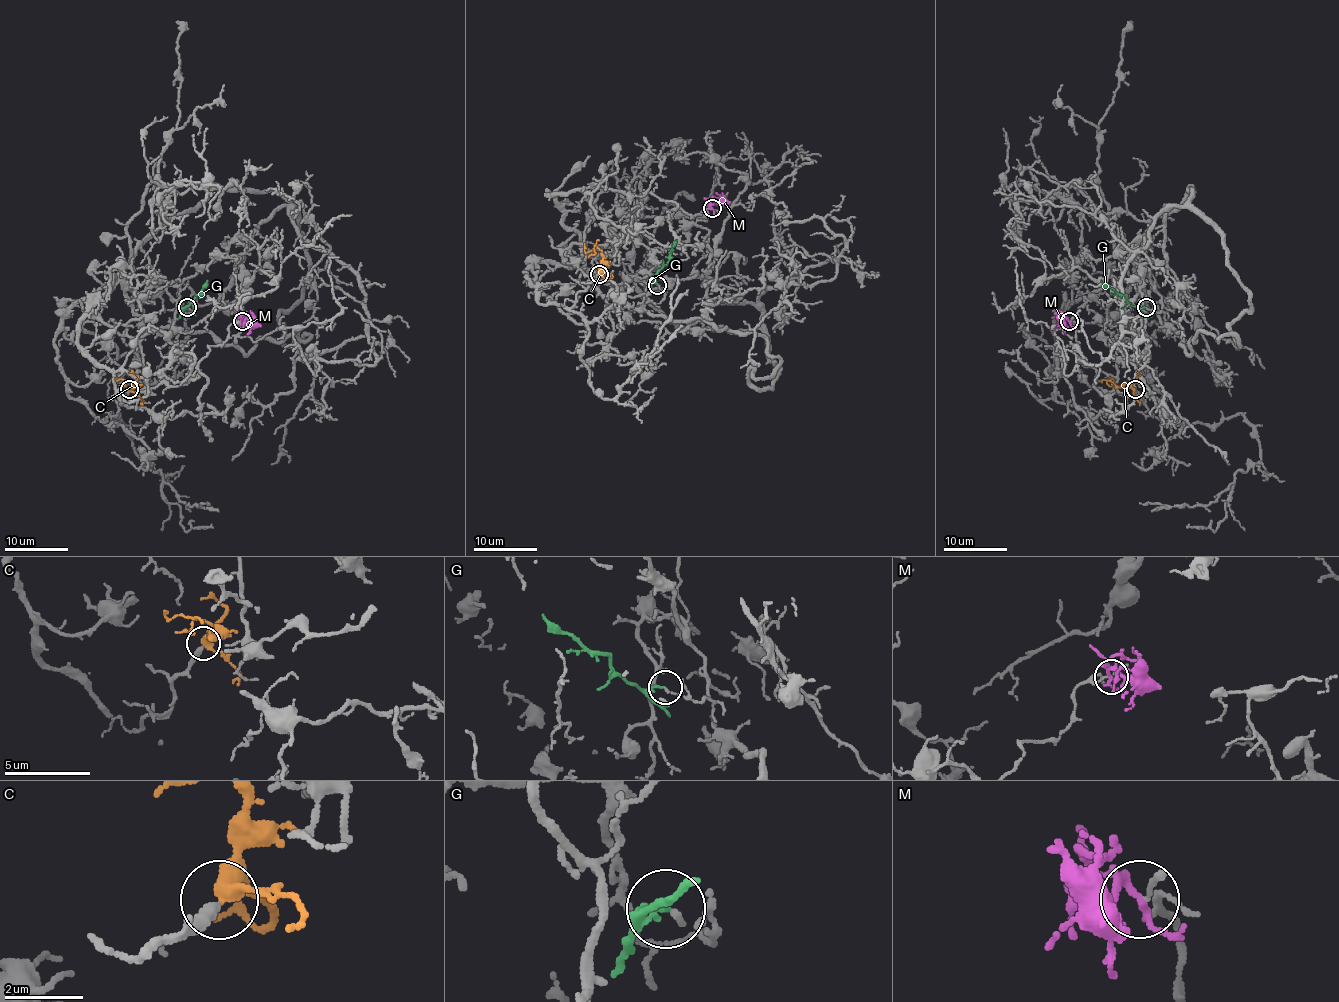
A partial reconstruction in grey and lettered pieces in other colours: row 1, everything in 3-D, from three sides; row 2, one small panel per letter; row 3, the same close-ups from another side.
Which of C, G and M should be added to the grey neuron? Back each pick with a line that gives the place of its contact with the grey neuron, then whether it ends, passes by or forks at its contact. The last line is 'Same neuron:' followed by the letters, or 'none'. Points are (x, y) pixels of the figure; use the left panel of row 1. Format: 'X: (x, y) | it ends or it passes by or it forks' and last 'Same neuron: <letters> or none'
C: (129, 389) | it forks
Same neuron: C

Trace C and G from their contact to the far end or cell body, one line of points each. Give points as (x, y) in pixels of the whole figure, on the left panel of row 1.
C: (129, 390), (133, 386), (114, 377)
G: (188, 307), (183, 308), (199, 294), (207, 280)

